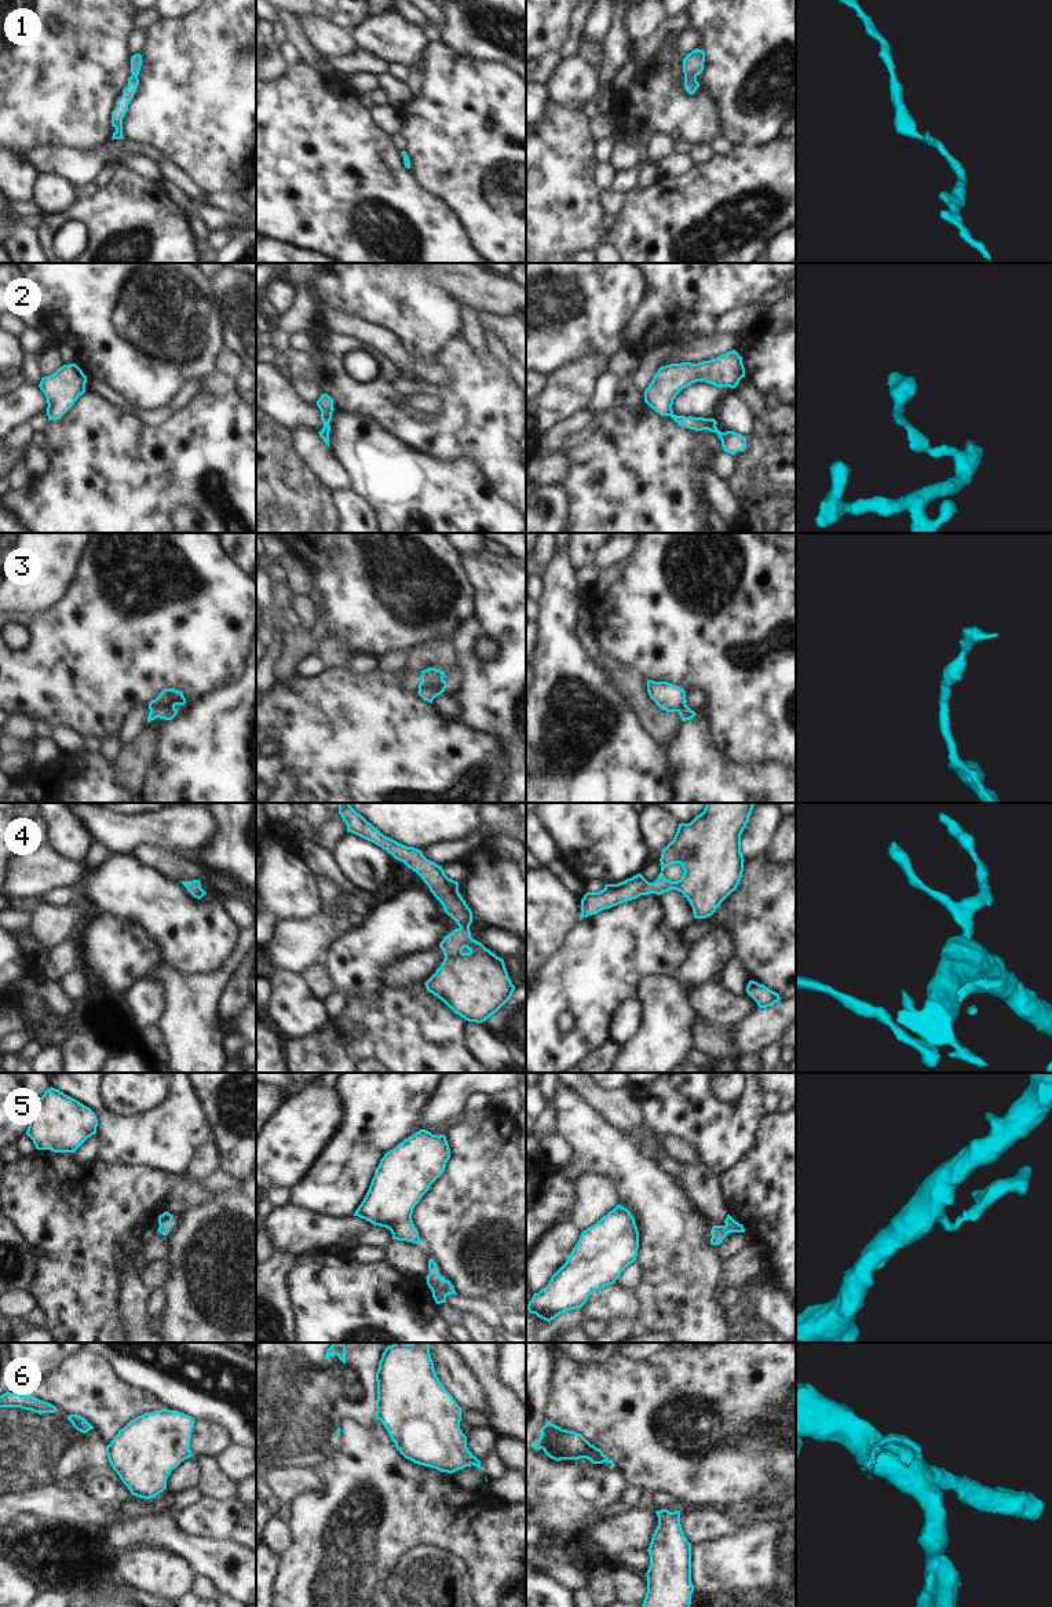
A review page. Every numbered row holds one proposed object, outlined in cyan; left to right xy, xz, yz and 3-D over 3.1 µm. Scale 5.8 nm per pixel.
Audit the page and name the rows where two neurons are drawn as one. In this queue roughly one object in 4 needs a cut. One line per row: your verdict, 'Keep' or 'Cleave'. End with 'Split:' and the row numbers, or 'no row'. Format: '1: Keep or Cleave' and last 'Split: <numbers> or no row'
1: Keep
2: Keep
3: Cleave
4: Keep
5: Keep
6: Cleave
Split: 3, 6.

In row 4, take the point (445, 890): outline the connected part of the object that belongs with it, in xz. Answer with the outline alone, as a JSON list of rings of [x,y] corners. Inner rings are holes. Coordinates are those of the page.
[[[339,803],[339,814],[351,832],[386,850],[416,872],[442,903],[445,913],[459,925],[439,943],[445,958],[424,983],[454,1013],[468,1022],[482,1023],[512,996],[512,985],[504,960],[471,938],[472,912],[459,892],[459,883],[449,879],[442,866],[427,859],[421,850],[406,847],[387,836],[358,814],[350,803]]]

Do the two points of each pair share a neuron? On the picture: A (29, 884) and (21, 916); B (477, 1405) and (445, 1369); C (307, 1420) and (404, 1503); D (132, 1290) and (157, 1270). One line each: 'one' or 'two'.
A: two
B: one
C: two
D: two

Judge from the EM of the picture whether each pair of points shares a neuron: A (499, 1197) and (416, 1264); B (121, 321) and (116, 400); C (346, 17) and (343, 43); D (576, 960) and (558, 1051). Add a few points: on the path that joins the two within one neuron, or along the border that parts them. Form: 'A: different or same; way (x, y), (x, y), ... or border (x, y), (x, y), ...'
A: different; border (420, 1241), (430, 1257)
B: different; border (87, 376), (102, 380), (135, 408)
C: different; border (314, 15), (329, 19), (349, 30)
D: same; way (580, 982), (580, 1029)

